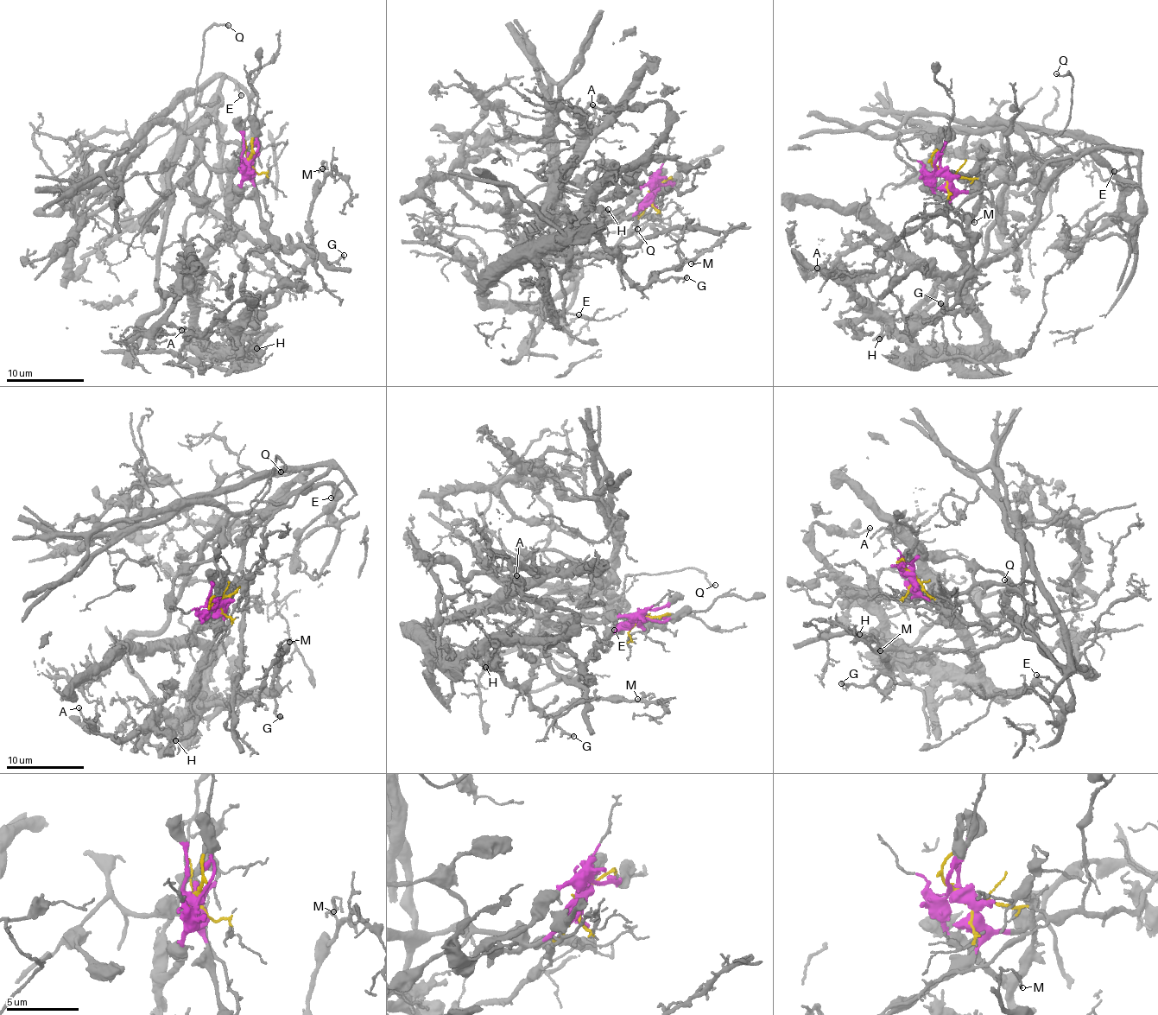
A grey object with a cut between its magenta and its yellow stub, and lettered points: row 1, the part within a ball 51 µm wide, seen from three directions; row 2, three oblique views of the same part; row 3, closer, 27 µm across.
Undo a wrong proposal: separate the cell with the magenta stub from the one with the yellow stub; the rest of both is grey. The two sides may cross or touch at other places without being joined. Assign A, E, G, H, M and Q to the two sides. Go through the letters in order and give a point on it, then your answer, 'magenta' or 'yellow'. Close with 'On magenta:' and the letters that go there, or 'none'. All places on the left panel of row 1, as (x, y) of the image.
A: place (181, 330); magenta
E: place (241, 95); yellow
G: place (344, 255); magenta
H: place (256, 348); magenta
M: place (322, 168); magenta
Q: place (228, 25); yellow
On magenta: A, G, H, M

